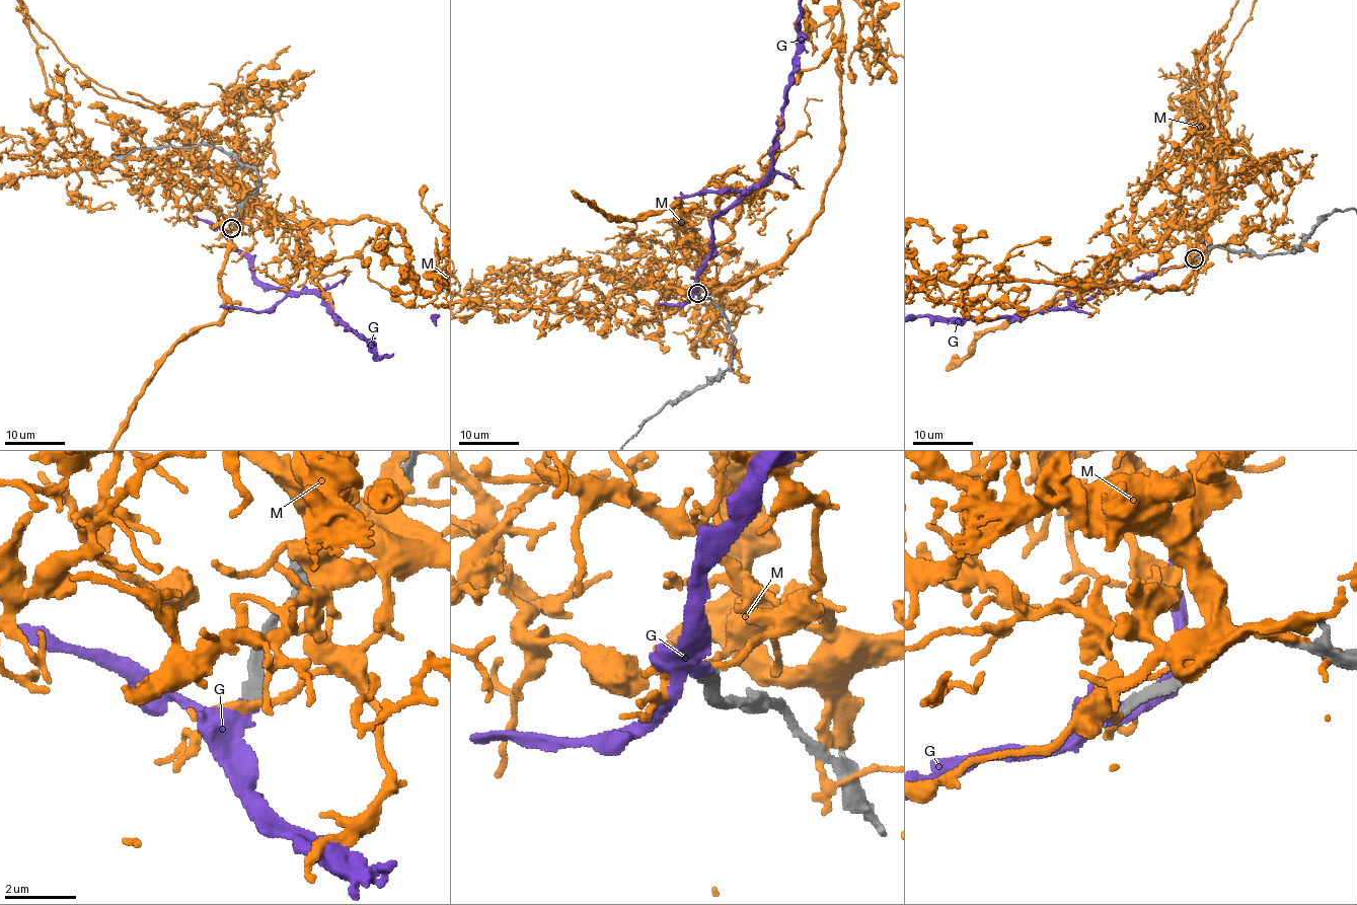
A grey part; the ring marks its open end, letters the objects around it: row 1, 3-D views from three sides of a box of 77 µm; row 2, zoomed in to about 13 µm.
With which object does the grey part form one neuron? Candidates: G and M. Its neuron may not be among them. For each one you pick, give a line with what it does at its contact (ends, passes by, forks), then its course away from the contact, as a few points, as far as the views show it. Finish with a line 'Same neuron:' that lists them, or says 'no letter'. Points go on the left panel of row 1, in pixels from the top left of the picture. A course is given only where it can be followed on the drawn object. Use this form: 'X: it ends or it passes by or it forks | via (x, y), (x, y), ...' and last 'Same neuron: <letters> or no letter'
G: it ends
Same neuron: G

